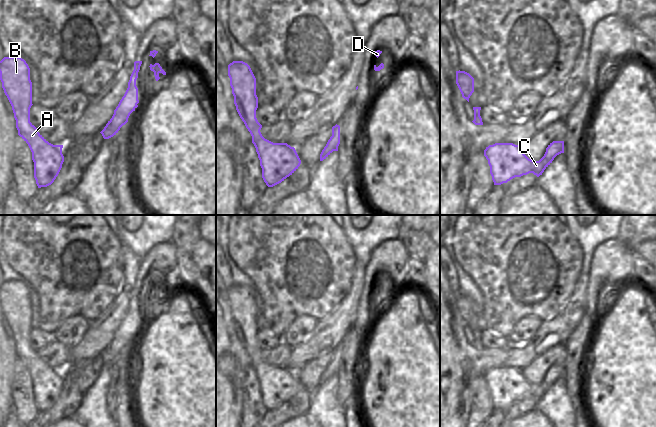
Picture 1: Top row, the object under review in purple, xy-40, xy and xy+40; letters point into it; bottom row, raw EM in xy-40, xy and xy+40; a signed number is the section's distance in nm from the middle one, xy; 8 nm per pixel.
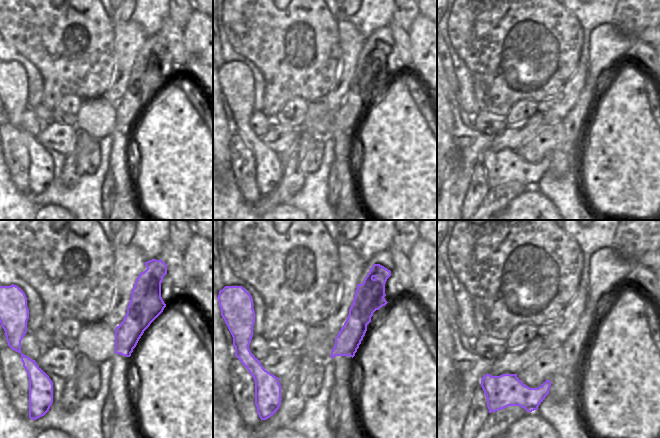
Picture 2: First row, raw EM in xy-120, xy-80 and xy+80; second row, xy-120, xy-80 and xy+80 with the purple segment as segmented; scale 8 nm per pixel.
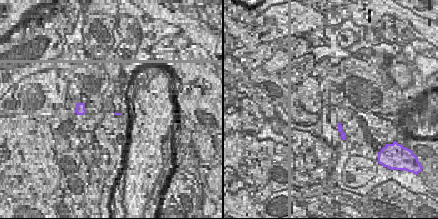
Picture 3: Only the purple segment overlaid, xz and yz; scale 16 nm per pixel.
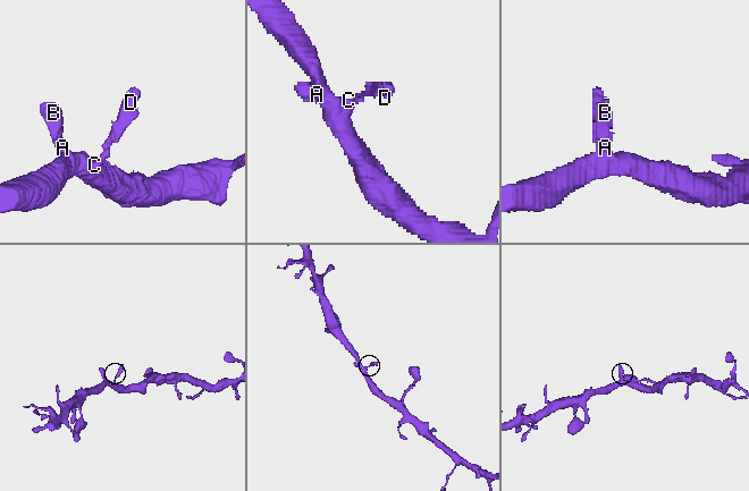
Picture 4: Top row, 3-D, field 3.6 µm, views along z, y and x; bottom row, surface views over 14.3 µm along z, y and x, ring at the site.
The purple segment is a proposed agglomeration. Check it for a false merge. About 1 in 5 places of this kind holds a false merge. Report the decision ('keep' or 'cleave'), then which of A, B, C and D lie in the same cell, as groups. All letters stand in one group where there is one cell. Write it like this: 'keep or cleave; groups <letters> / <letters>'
keep; groups A B C D

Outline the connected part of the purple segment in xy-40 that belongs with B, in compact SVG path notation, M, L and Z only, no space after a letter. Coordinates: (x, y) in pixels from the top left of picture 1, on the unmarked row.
M4 281L0 285L0 304L12 330L18 359L32 376L36 408L38 412L47 411L62 392L63 369L49 367L30 346L30 332L33 329L30 292L21 281Z

